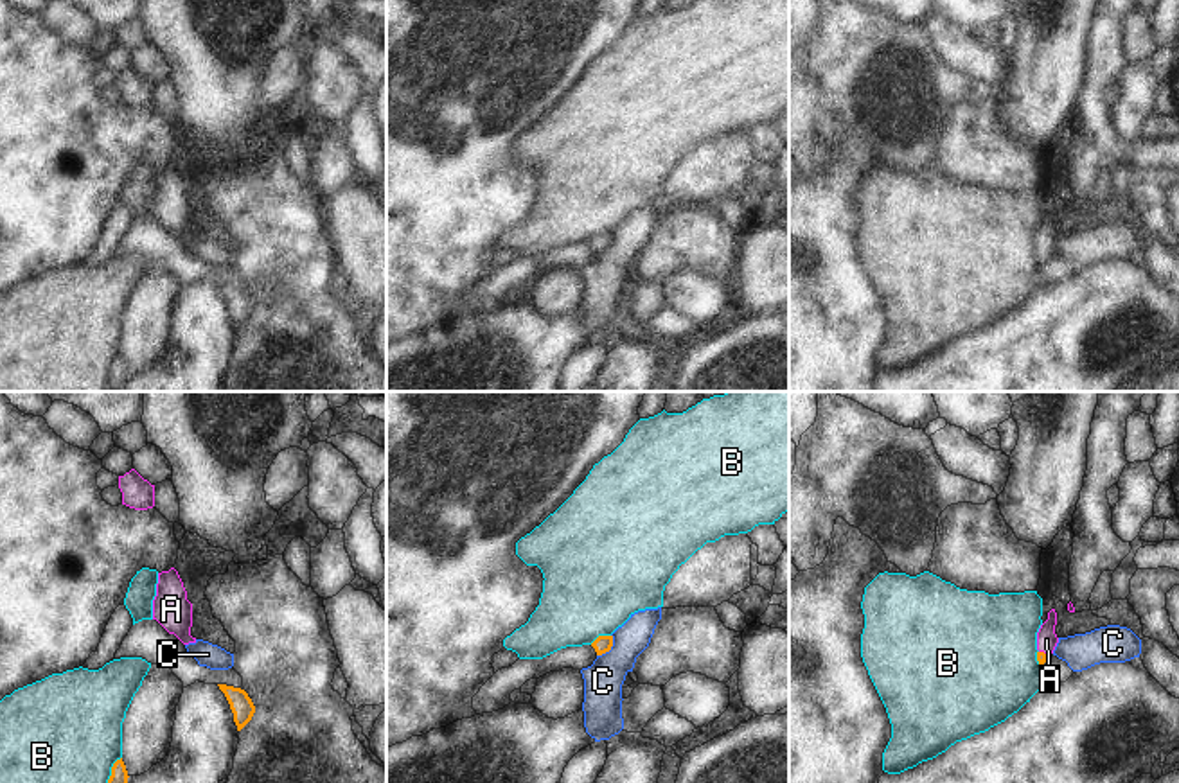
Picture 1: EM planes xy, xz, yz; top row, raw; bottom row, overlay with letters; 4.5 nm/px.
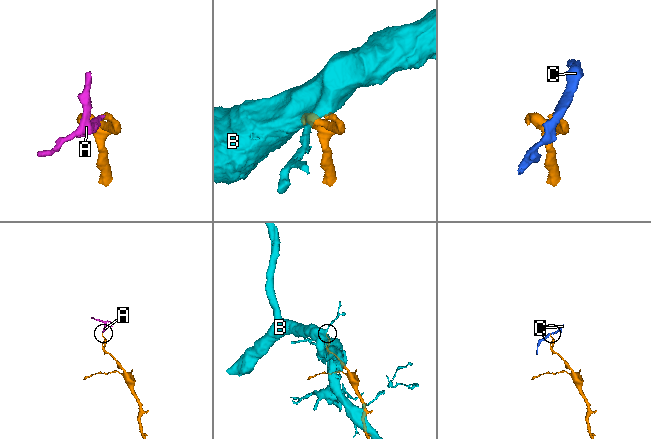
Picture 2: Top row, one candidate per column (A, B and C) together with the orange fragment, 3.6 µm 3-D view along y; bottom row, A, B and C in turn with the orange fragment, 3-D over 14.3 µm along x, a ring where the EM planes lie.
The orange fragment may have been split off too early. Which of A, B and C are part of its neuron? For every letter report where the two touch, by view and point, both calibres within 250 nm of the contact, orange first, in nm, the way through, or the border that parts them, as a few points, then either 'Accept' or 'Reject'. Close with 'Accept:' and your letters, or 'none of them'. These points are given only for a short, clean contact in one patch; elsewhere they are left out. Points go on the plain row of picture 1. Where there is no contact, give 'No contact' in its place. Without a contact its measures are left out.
A: Touches orange at yz (1043, 250). Thickness 50 nm (orange) against 100 nm. Path across: yz (1041, 254), (1043, 250), (1046, 237). Accept
B: Touches orange at xz (599, 234). Thickness 80 nm (orange) against 440 nm. Reject
C: Touches orange at xz (610, 246). Thickness 80 nm (orange) against 180 nm. Boundary: xz (611, 232), (611, 245), (597, 254). Reject
Accept: A

